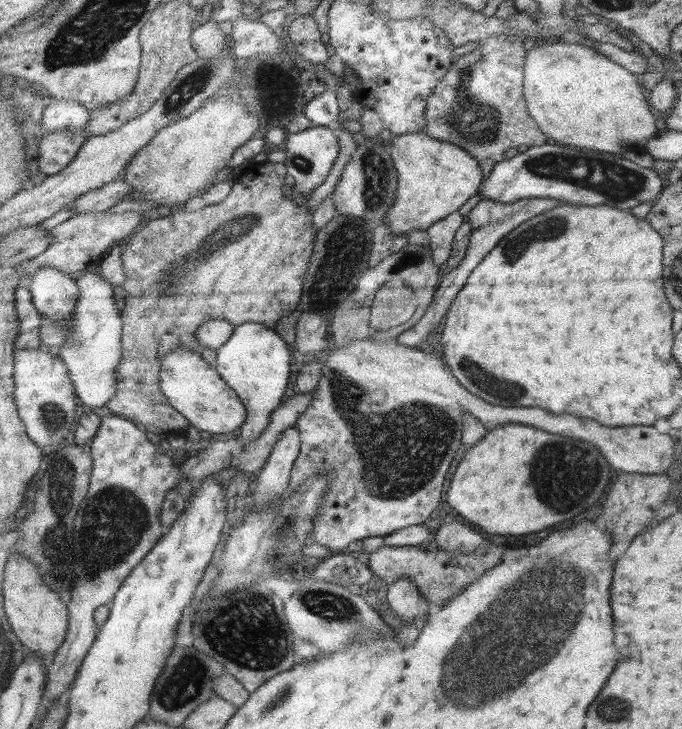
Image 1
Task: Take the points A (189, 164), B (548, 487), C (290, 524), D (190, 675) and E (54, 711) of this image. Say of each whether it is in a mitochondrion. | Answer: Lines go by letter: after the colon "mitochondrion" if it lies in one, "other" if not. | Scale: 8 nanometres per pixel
A: other
B: mitochondrion
C: mitochondrion
D: mitochondrion
E: other

